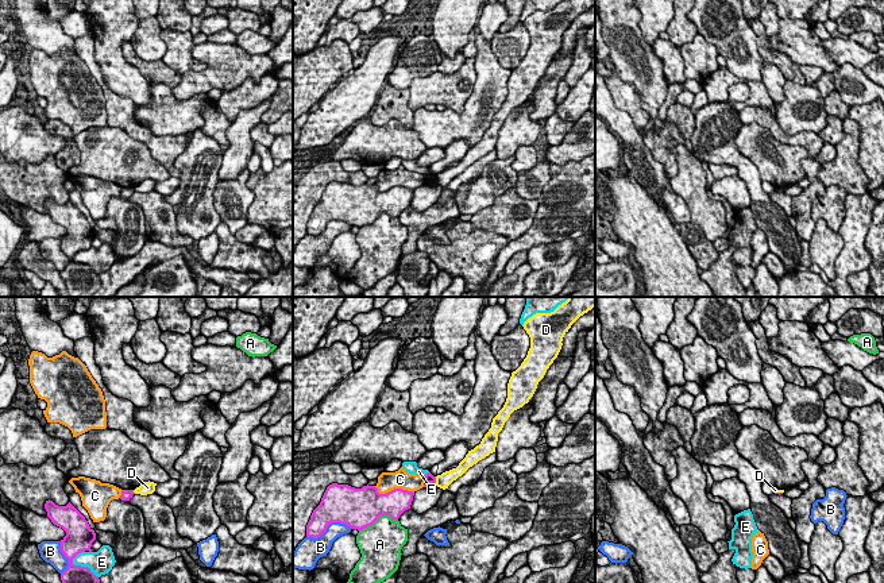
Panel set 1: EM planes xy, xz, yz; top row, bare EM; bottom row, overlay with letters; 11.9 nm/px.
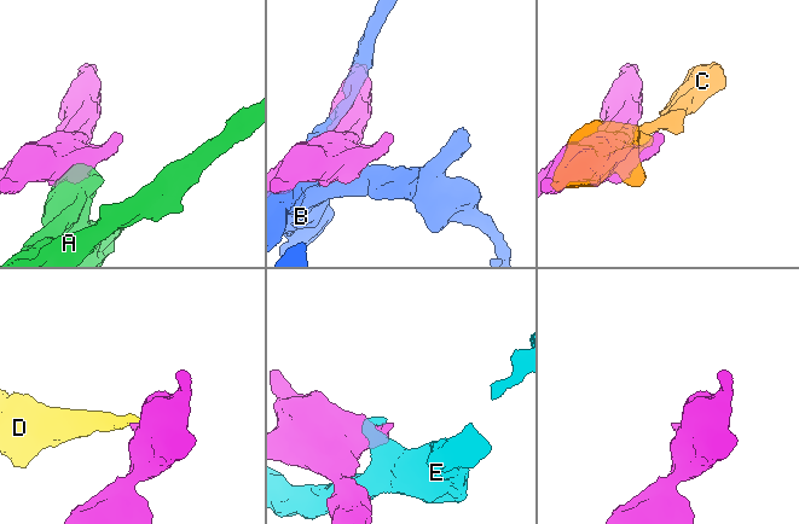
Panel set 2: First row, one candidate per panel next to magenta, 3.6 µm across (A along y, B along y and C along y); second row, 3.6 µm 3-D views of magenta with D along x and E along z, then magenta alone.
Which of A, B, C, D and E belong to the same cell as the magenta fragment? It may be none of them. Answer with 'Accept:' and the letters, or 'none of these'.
Accept: none of these

